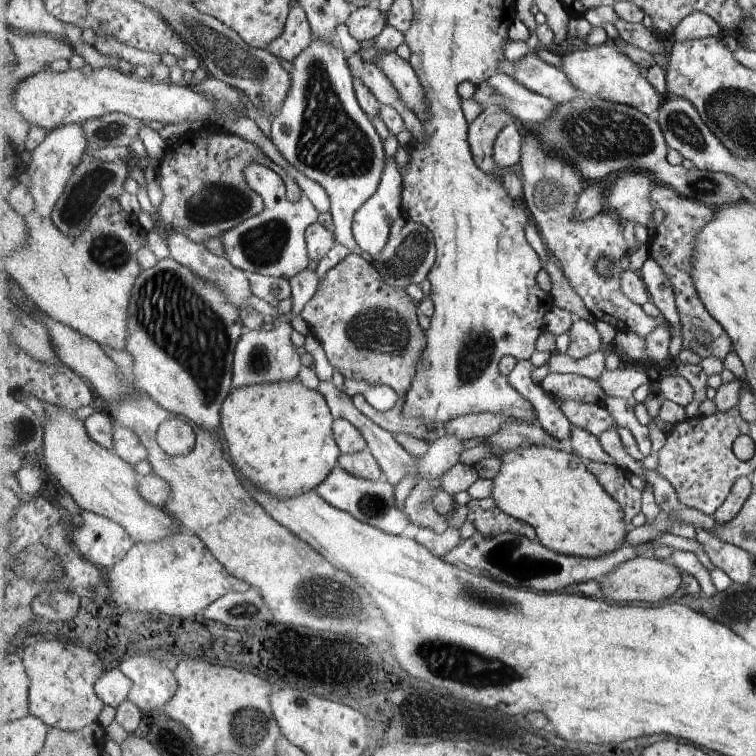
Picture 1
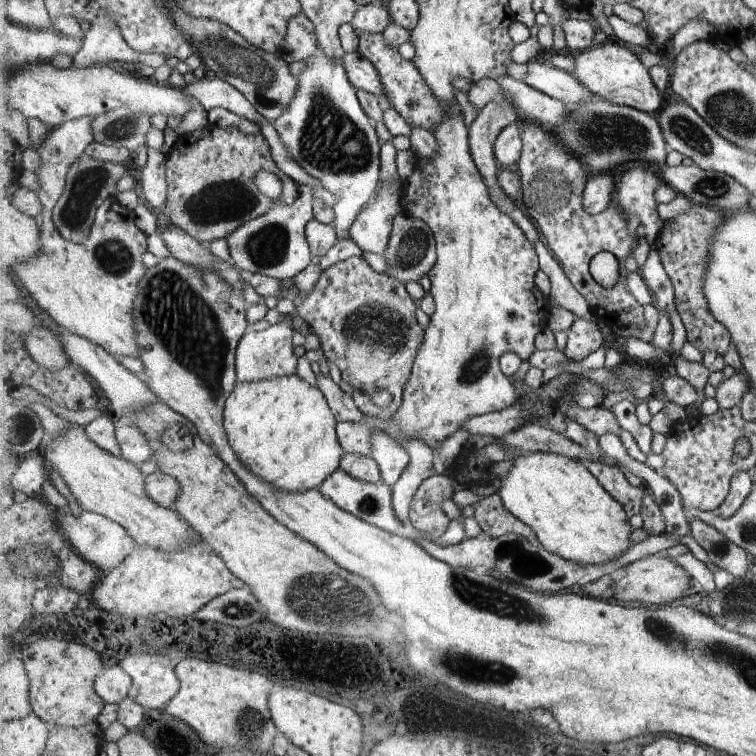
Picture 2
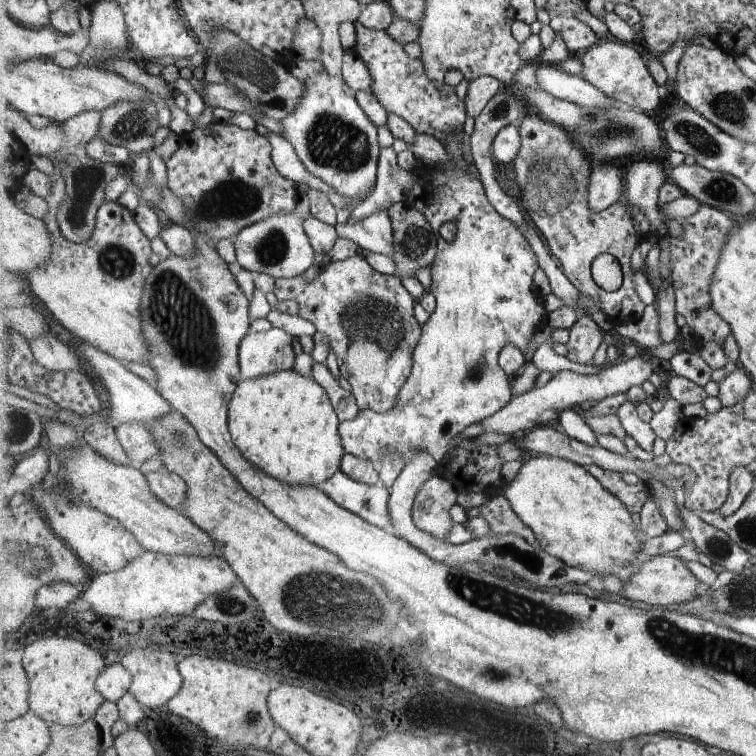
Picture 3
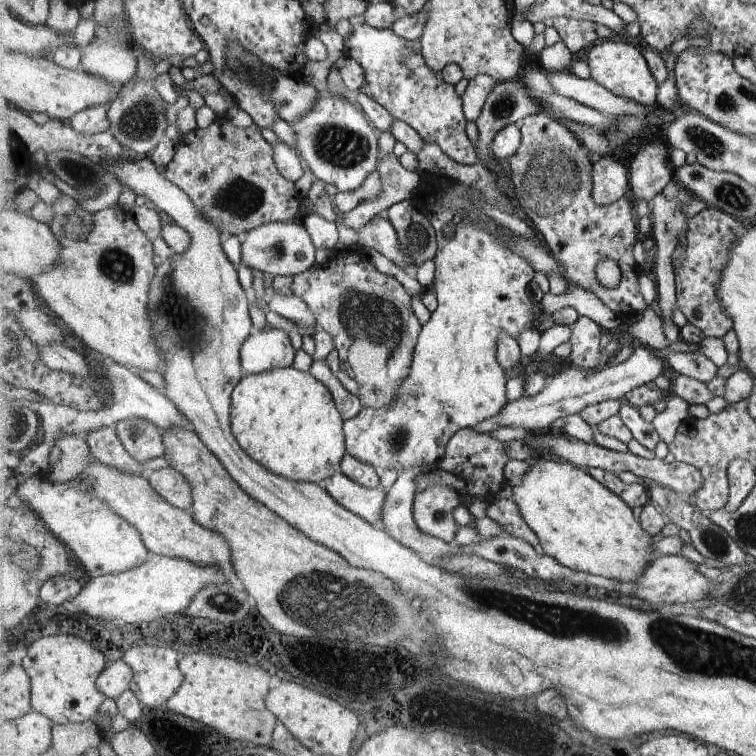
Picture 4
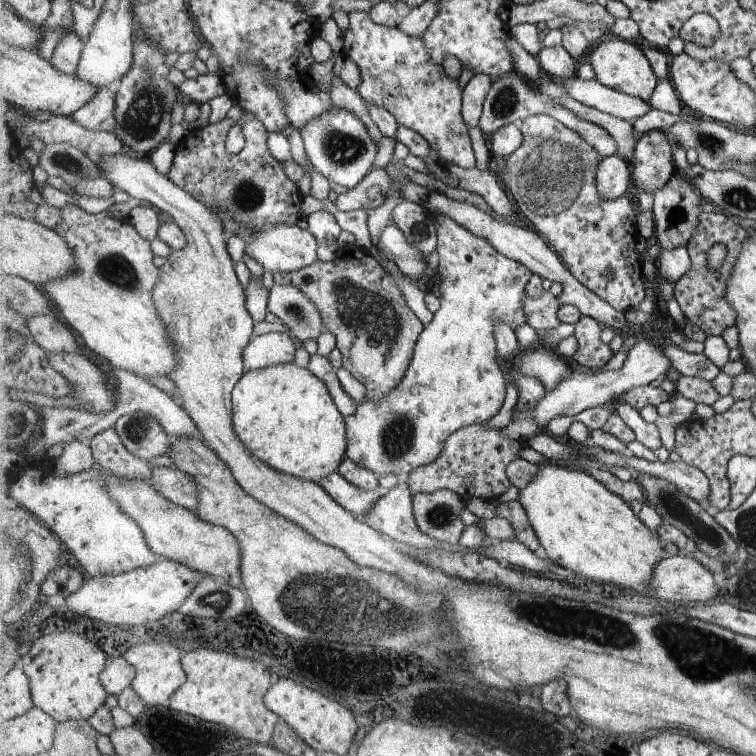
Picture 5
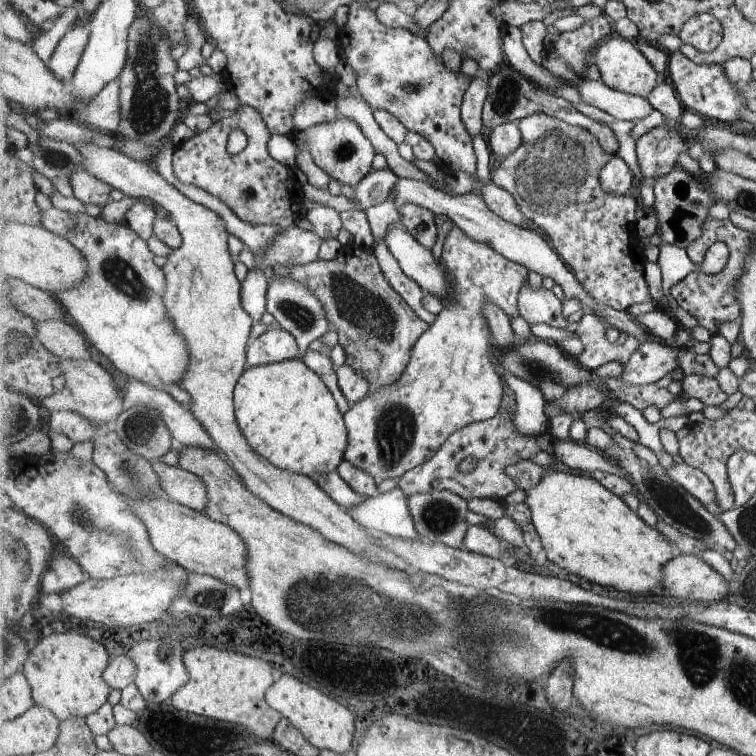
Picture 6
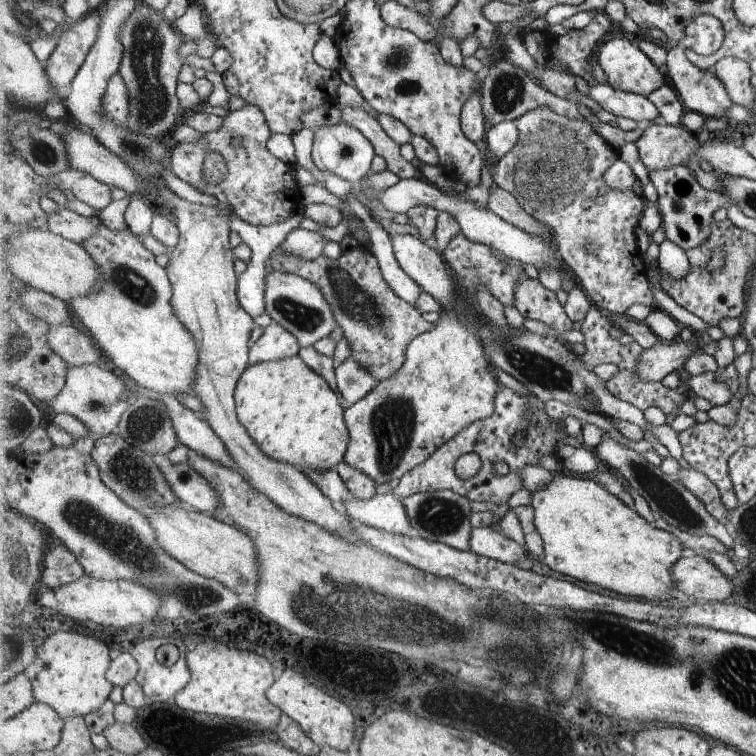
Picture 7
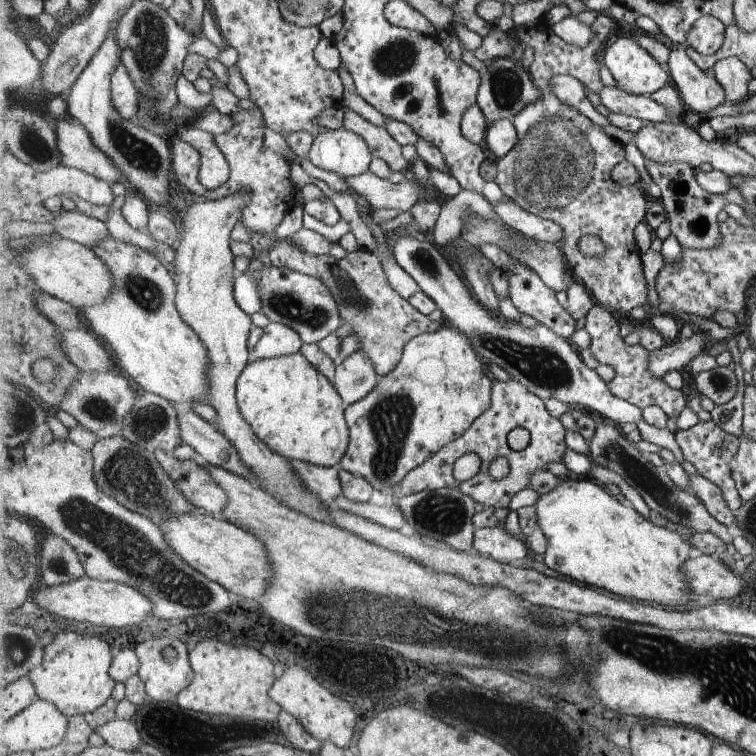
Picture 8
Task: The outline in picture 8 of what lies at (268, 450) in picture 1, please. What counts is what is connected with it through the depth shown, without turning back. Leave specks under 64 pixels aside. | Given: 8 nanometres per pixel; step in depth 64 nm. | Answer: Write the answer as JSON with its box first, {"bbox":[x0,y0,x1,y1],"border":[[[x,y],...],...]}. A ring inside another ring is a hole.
{"bbox":[238,353,350,467],"border":[[[302,353],[249,363],[238,378],[239,408],[271,450],[322,467],[339,467],[350,446],[347,404],[326,374]]]}

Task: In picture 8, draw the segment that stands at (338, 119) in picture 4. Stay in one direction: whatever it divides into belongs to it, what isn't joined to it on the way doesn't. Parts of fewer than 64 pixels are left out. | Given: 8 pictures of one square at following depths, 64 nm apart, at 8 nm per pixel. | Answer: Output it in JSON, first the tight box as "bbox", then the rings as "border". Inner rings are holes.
{"bbox":[308,128,373,178],"border":[[[345,128],[317,134],[308,154],[313,165],[345,178],[365,174],[373,159],[367,142]]]}

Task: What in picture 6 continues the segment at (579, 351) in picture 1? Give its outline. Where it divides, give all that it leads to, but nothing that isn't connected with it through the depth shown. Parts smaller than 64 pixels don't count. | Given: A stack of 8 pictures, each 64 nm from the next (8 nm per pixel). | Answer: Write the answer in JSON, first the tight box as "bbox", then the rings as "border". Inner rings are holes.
{"bbox":[576,312,642,371],"border":[[[587,312],[579,323],[576,333],[584,348],[576,358],[590,371],[597,370],[599,366],[613,360],[627,366],[630,358],[642,345],[635,337],[629,337],[621,345],[609,342],[605,336],[605,330],[609,327],[606,320],[597,313]]]}

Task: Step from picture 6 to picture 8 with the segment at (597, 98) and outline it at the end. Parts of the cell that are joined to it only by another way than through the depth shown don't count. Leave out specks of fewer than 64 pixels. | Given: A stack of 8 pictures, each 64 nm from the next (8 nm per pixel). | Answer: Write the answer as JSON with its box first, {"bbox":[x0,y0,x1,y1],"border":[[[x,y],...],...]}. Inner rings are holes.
{"bbox":[599,86,669,123],"border":[[[616,86],[605,87],[599,97],[611,113],[636,116],[651,123],[669,122],[669,112],[665,110],[665,106],[647,95],[632,95]]]}

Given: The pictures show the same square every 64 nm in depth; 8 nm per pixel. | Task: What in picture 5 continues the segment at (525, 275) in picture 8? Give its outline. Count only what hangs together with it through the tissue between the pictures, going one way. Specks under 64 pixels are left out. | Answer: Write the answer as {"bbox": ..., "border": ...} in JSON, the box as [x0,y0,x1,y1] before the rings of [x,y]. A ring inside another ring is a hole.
{"bbox":[522,290,562,330],"border":[[[549,290],[544,291],[537,298],[525,295],[522,301],[526,322],[535,330],[557,328],[561,324],[558,312],[562,309],[562,305],[559,304],[555,294],[551,294]]]}

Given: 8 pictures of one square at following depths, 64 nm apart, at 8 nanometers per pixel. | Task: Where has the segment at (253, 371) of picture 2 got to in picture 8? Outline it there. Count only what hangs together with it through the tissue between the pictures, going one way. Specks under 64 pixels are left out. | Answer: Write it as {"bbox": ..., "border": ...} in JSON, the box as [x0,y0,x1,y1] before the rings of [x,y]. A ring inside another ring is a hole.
{"bbox":[251,322,304,361],"border":[[[270,322],[263,332],[251,353],[255,361],[289,356],[301,352],[303,348],[304,342],[299,333],[286,324]]]}

